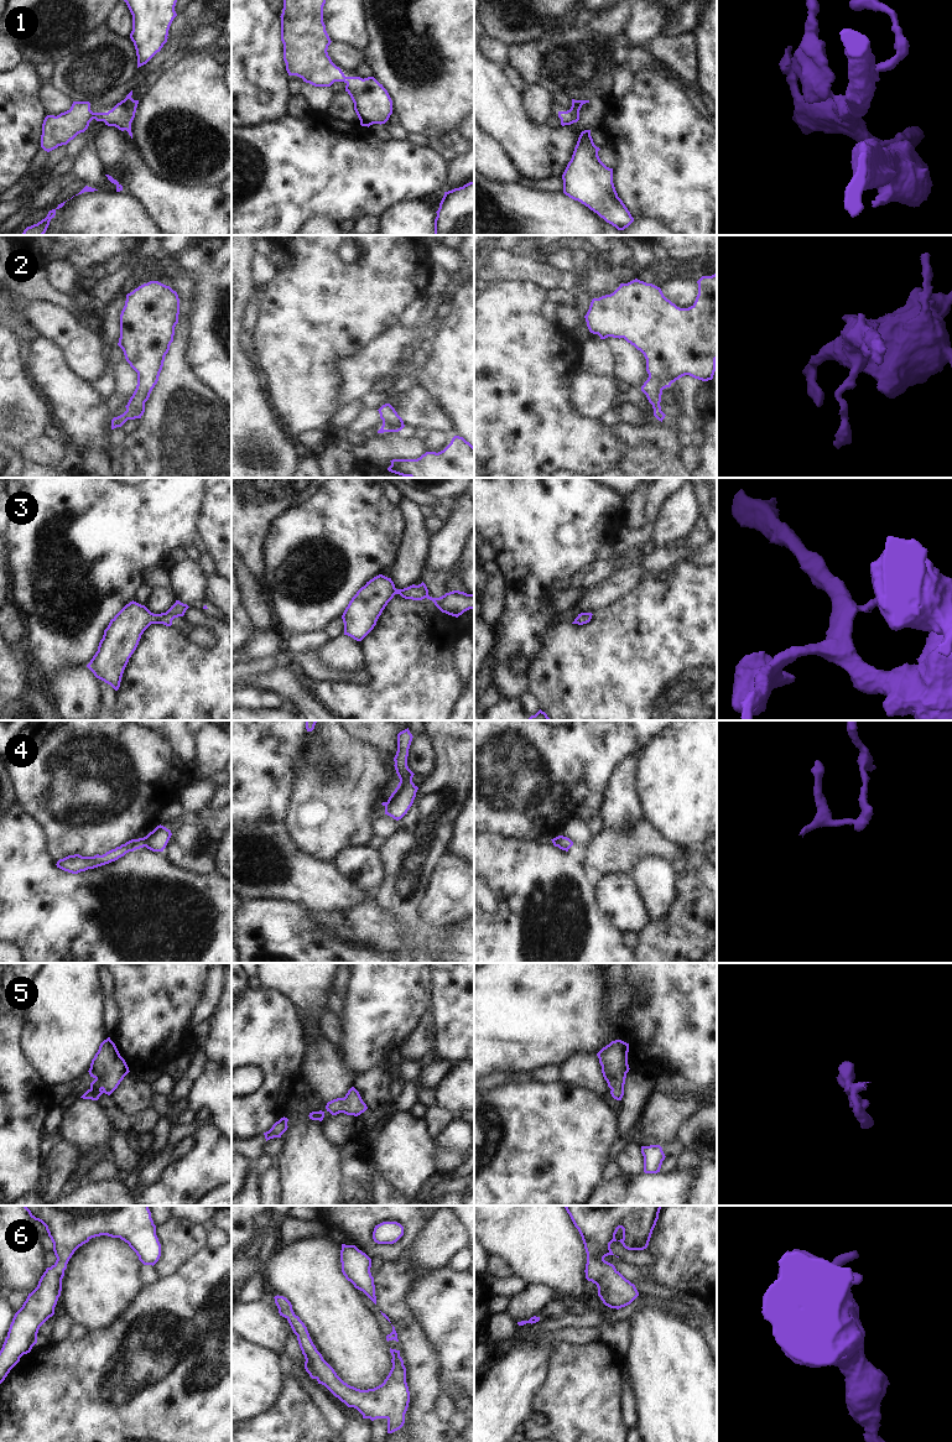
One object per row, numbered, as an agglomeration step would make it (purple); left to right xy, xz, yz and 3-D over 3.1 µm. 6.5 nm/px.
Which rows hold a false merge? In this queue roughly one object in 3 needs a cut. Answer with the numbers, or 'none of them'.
4

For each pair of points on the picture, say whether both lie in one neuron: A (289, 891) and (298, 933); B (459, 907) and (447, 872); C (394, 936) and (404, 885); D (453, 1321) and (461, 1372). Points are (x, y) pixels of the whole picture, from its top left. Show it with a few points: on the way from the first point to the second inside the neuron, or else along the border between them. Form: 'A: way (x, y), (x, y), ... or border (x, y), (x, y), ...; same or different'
A: border (263, 898), (291, 900), (310, 911); different
B: way (457, 899), (457, 888), (453, 880); same
C: border (374, 900), (380, 910), (409, 923), (420, 920); different
D: way (458, 1333), (458, 1359); same

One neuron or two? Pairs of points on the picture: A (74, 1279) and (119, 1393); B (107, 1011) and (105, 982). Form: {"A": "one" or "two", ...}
{"A": "two", "B": "one"}

